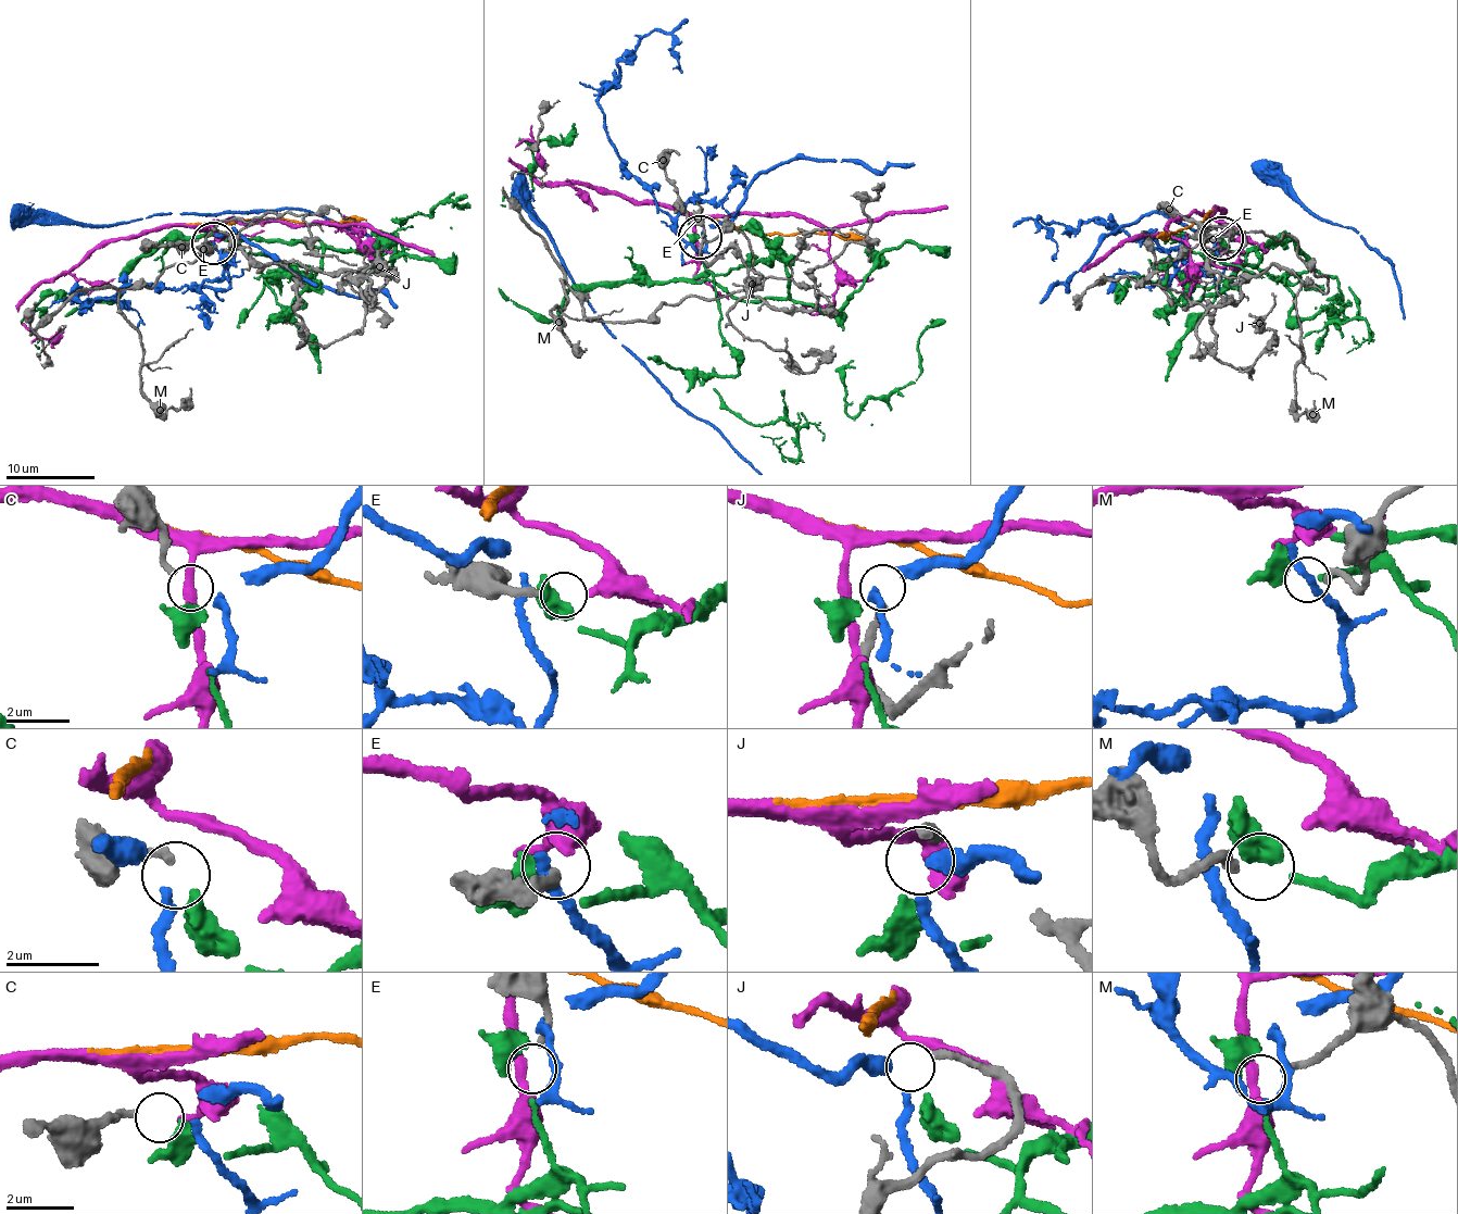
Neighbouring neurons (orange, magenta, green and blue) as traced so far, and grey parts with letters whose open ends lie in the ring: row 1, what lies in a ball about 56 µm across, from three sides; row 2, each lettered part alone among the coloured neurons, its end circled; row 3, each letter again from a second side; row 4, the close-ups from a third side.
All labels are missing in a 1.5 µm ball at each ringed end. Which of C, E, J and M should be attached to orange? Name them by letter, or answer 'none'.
none

